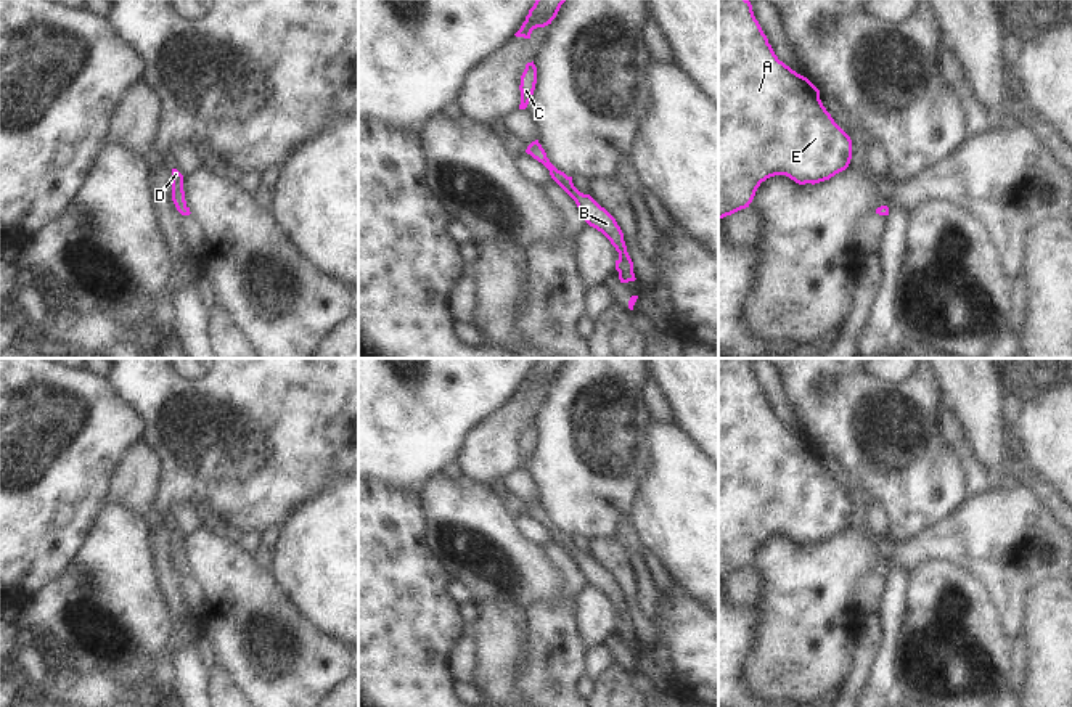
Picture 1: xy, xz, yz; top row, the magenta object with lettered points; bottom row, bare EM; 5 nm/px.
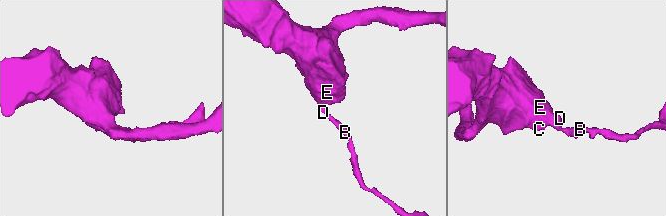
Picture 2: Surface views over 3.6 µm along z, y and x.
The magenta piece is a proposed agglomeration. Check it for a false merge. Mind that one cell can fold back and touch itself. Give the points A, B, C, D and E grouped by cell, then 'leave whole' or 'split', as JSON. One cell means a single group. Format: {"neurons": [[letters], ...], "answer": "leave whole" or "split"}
{"neurons": [["A", "B", "C", "D", "E"]], "answer": "leave whole"}

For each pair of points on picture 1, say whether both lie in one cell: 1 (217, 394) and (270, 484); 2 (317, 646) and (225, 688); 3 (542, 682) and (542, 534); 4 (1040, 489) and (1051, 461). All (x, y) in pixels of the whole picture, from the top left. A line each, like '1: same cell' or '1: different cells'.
1: same cell
2: different cells
3: different cells
4: different cells

